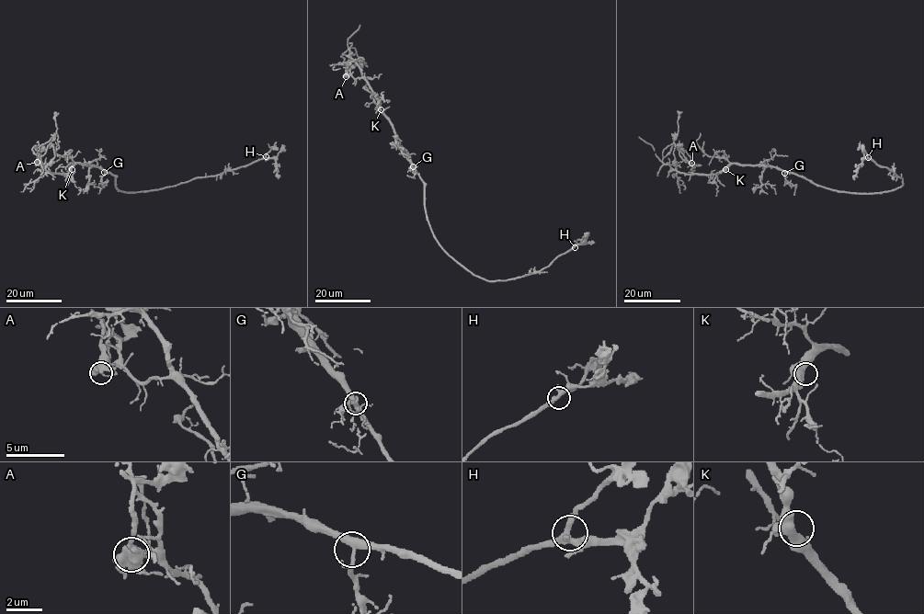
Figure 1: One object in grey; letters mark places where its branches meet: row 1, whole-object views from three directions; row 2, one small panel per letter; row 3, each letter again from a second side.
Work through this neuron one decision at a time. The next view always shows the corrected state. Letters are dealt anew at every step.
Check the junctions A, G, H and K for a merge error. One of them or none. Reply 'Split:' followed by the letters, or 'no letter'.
Split: A

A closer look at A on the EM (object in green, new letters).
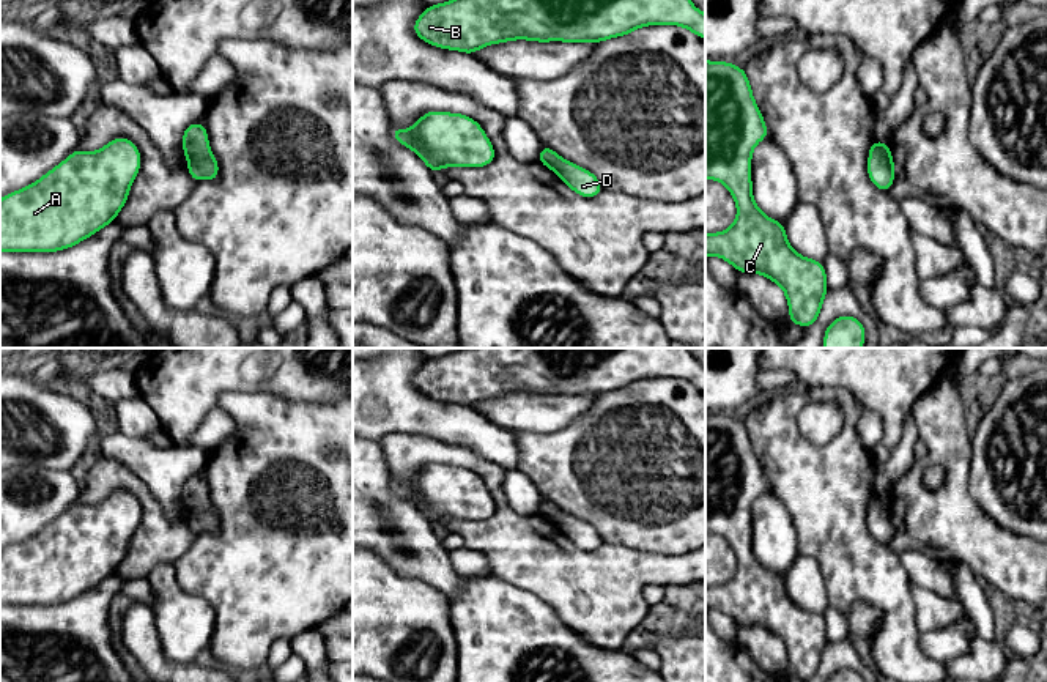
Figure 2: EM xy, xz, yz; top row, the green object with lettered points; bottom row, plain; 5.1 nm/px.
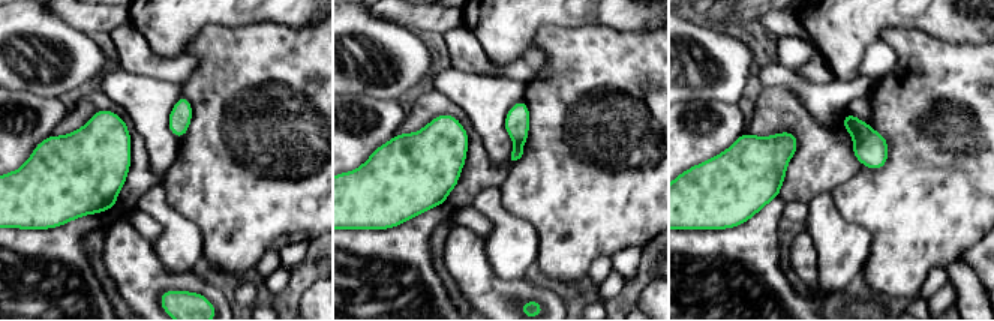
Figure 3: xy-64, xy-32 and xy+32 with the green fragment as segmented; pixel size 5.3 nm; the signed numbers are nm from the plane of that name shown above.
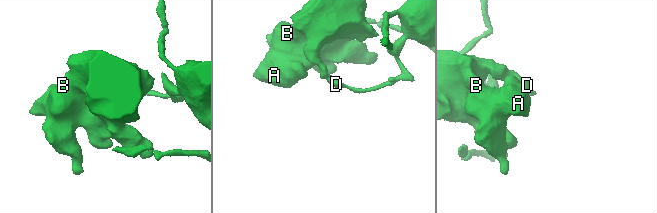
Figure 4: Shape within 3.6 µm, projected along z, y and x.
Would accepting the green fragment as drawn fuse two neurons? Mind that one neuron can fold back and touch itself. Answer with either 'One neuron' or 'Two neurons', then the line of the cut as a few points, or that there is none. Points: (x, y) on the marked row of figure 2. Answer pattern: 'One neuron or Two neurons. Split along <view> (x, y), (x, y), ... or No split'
Two neurons. Split along xy (211, 155), (207, 164), (194, 164), (188, 156)

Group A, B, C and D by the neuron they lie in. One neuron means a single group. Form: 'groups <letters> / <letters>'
groups A B C / D

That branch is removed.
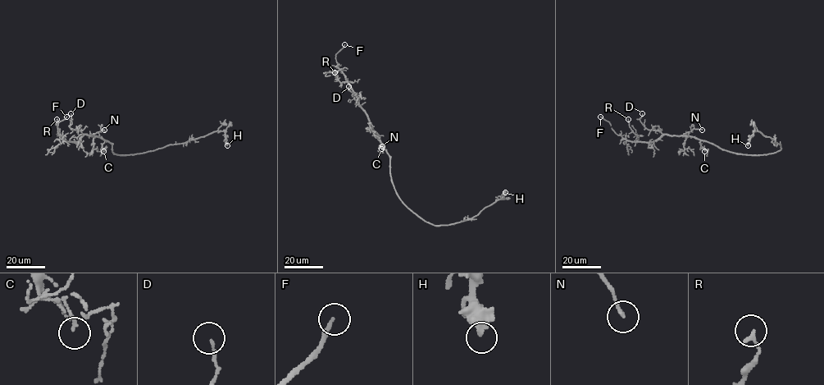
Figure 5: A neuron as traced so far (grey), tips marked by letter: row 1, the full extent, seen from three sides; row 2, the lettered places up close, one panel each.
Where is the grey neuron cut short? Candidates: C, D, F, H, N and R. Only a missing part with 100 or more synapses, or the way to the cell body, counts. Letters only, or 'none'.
F

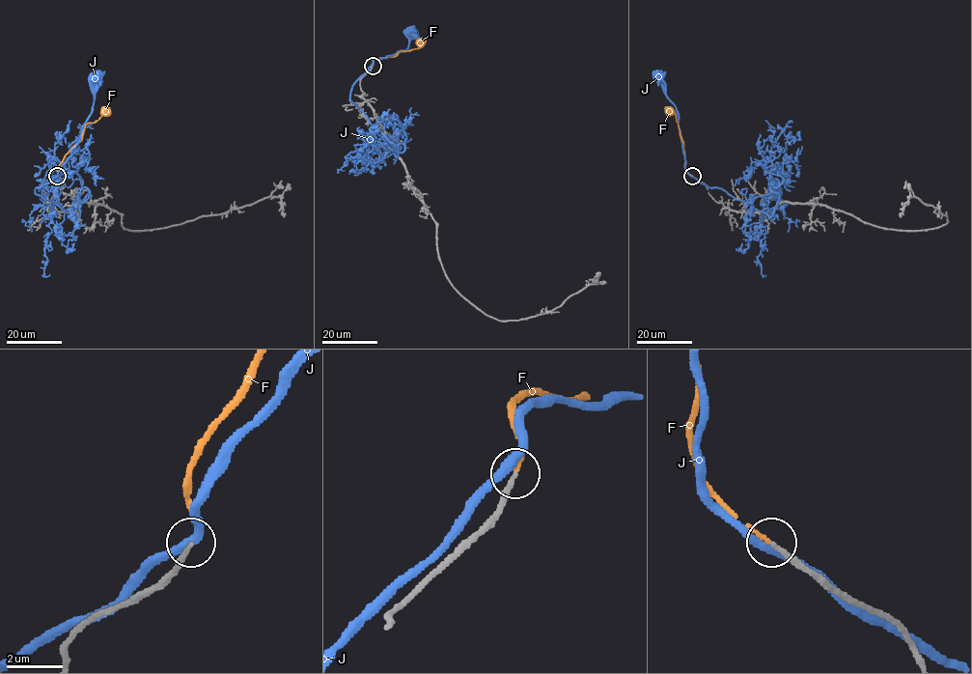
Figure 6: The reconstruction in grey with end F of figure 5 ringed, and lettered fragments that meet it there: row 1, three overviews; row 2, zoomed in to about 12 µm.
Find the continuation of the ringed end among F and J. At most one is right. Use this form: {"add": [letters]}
{"add": ["F"]}

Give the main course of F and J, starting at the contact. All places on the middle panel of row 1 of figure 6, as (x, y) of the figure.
F: (373, 66), (374, 57), (395, 56), (400, 51), (418, 48), (419, 42)
J: (372, 66), (374, 59), (406, 49), (409, 32)

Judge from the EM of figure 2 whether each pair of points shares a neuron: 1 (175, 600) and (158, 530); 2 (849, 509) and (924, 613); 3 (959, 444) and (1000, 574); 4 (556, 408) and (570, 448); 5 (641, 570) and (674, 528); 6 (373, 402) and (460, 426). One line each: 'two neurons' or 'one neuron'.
1: two neurons
2: two neurons
3: one neuron
4: two neurons
5: two neurons
6: one neuron

